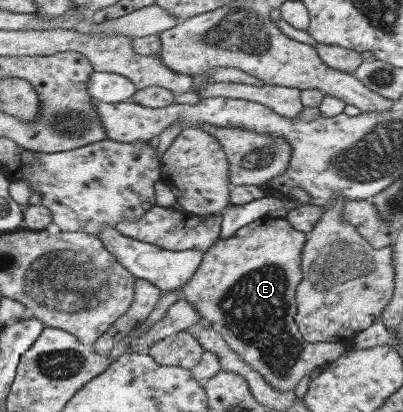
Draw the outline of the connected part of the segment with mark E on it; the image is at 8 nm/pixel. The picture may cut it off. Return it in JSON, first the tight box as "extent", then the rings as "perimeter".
{"extent":[182,216,345,391],"perimeter":[[[264,216],[238,229],[229,238],[220,239],[202,254],[192,277],[182,286],[182,298],[200,314],[200,318],[210,321],[212,330],[218,332],[230,350],[250,365],[266,383],[278,391],[294,389],[300,378],[315,367],[336,360],[345,350],[345,345],[335,342],[306,342],[293,321],[296,287],[302,279],[300,257],[306,233],[294,230],[284,219]]]}

